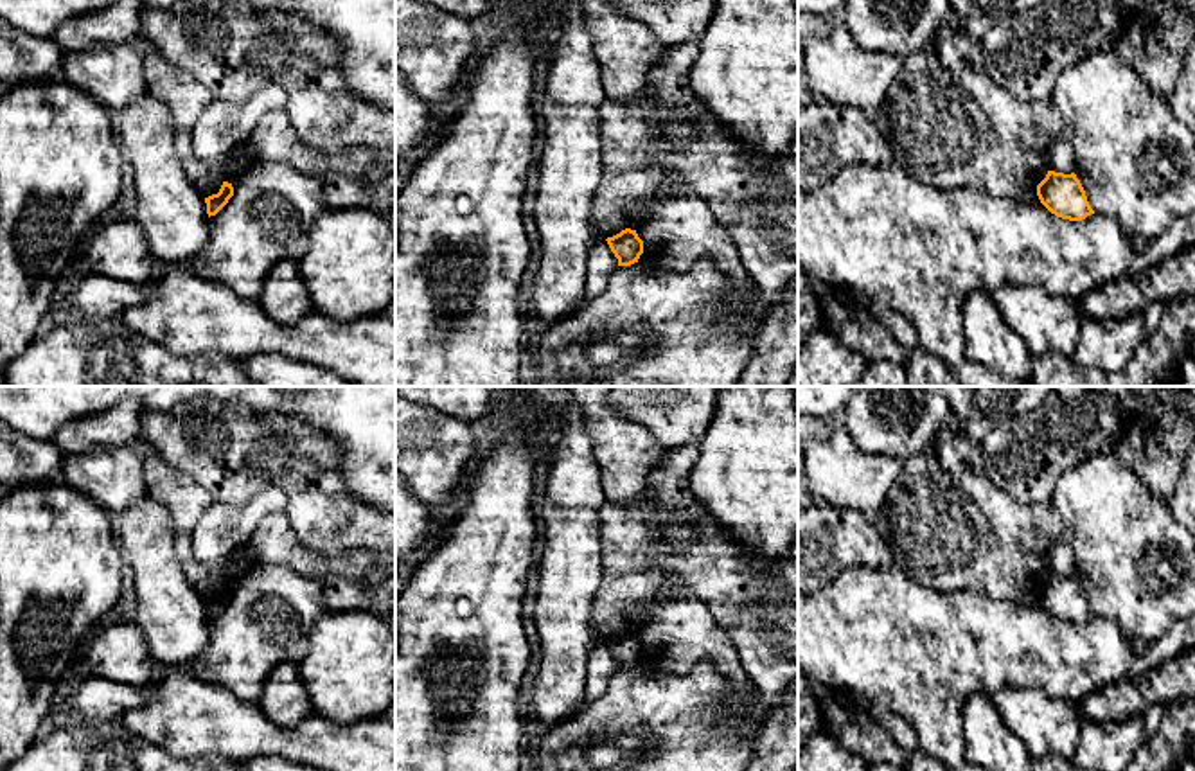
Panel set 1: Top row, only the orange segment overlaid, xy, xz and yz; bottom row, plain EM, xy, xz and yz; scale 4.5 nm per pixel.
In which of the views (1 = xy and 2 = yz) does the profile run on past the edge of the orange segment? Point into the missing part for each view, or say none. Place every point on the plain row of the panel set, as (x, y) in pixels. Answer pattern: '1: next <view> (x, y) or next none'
1: next none
2: next none

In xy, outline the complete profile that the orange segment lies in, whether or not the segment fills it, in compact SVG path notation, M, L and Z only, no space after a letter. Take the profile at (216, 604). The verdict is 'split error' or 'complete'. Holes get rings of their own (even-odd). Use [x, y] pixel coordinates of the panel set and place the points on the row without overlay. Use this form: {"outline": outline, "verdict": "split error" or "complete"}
{"outline": "M223 584L223 588L221 588L217 597L212 597L212 598L205 600L208 620L216 618L228 606L228 602L232 598L234 598L232 586Z", "verdict": "complete"}

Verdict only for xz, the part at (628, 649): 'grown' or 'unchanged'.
unchanged

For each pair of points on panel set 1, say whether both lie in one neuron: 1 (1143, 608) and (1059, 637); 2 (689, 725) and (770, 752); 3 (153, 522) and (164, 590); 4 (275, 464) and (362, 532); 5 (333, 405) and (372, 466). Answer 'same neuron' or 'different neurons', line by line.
1: different neurons
2: different neurons
3: same neuron
4: different neurons
5: same neuron

